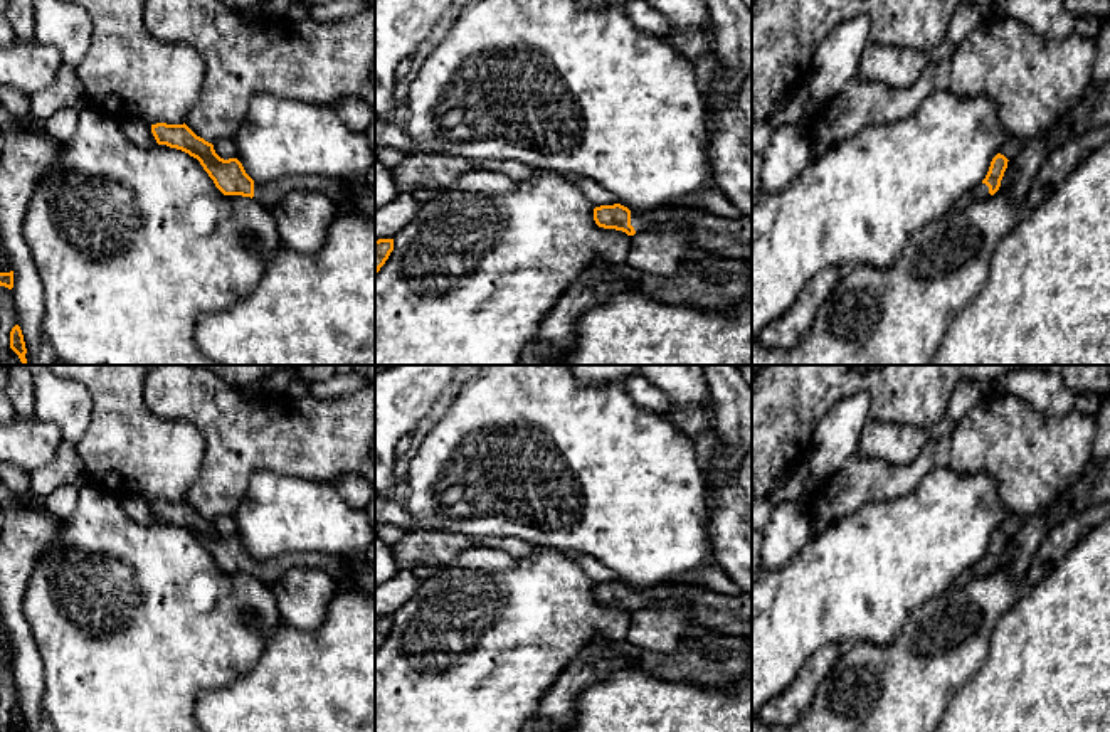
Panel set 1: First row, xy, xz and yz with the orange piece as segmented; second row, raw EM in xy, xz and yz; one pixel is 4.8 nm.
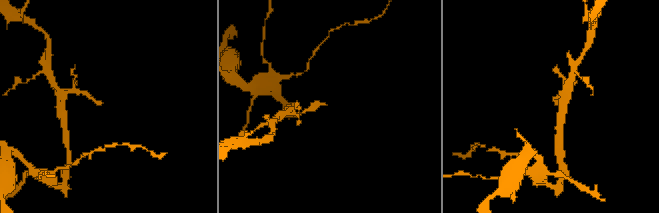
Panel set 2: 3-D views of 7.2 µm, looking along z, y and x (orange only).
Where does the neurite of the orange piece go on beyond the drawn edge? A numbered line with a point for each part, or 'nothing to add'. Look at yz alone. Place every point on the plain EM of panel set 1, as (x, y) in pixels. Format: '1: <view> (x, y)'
1: yz (981, 569)

